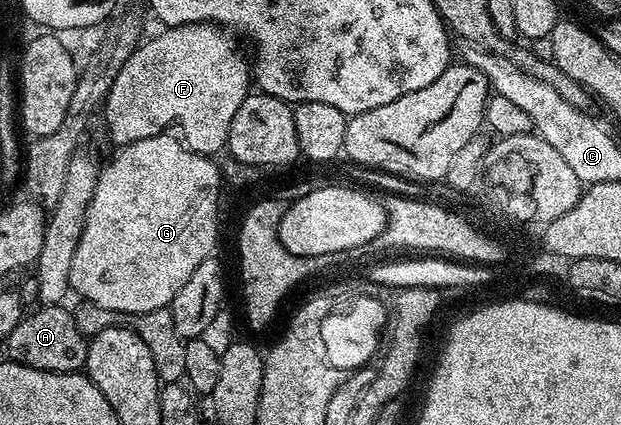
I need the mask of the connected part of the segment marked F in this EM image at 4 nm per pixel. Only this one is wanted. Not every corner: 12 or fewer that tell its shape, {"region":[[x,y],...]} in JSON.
{"region":[[217,25],[148,36],[101,109],[115,147],[176,125],[215,155],[252,88]]}

